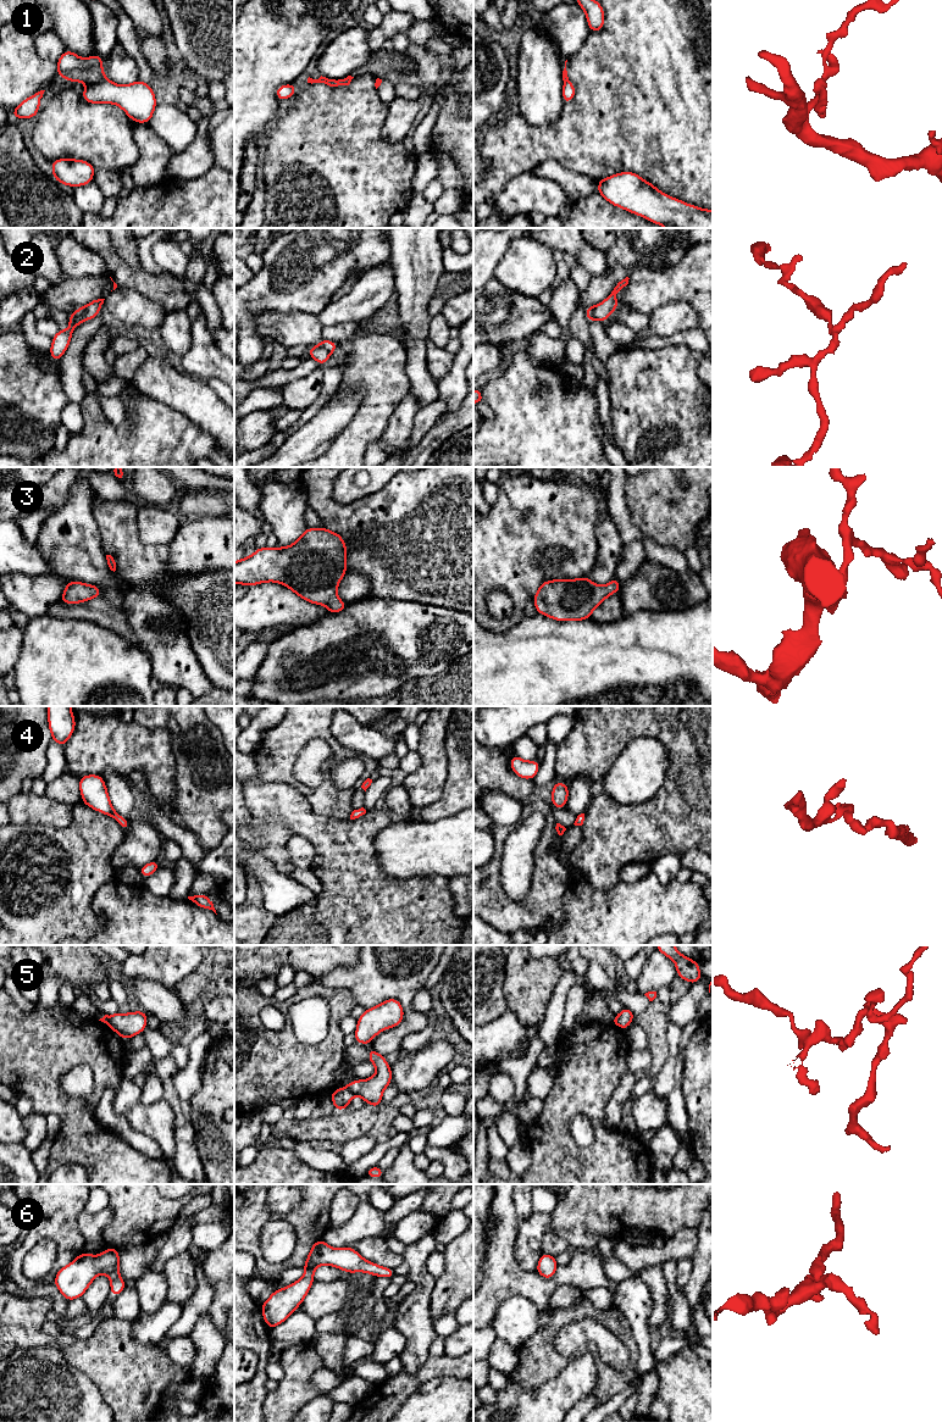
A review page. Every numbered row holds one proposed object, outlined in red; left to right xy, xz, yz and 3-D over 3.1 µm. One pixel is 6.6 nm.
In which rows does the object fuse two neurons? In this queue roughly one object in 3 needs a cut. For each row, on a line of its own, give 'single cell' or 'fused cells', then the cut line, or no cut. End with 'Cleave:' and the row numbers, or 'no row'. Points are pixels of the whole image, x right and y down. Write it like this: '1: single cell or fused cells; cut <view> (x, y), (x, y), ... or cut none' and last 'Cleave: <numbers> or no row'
1: fused cells; cut xy (105, 78), (88, 84)
2: fused cells; cut xy (86, 306), (86, 317), (83, 320)
3: single cell; cut none
4: single cell; cut none
5: fused cells; cut xz (347, 1087), (354, 1094)
6: single cell; cut none
Cleave: 1, 2, 5

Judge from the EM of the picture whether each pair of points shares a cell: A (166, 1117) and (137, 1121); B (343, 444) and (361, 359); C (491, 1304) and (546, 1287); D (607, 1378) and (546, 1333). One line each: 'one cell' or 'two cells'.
A: one cell
B: one cell
C: one cell
D: one cell

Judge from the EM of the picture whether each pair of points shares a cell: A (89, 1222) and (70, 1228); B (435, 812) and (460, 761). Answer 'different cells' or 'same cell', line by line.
A: different cells
B: same cell

